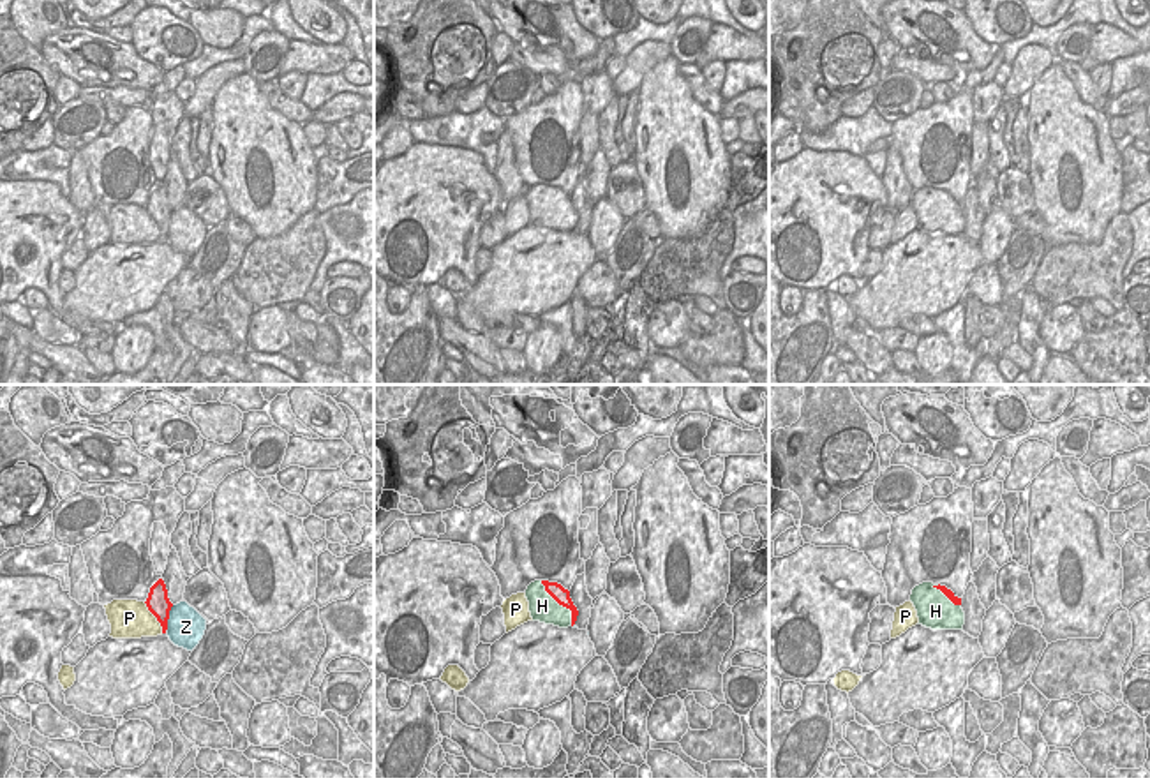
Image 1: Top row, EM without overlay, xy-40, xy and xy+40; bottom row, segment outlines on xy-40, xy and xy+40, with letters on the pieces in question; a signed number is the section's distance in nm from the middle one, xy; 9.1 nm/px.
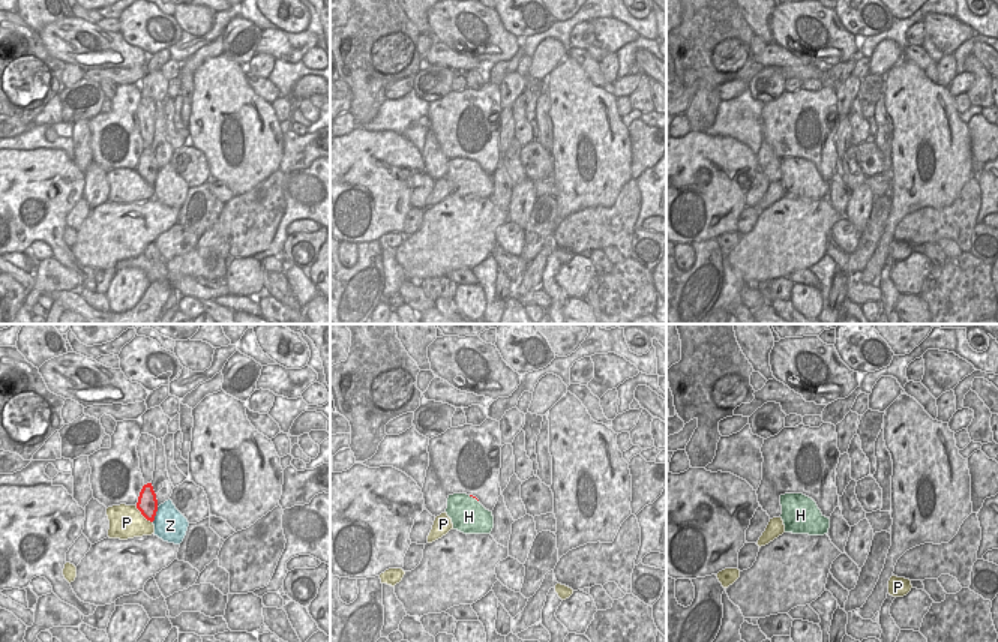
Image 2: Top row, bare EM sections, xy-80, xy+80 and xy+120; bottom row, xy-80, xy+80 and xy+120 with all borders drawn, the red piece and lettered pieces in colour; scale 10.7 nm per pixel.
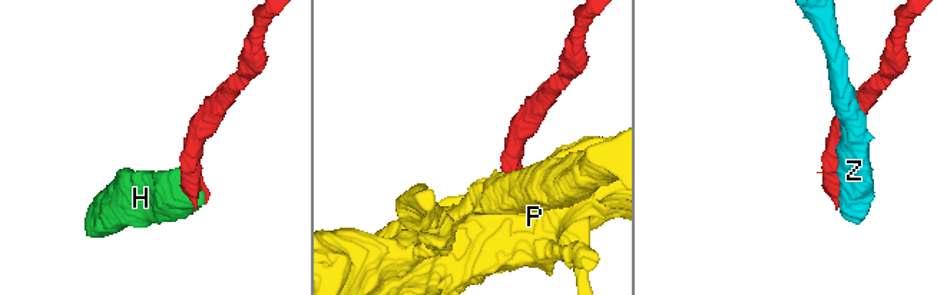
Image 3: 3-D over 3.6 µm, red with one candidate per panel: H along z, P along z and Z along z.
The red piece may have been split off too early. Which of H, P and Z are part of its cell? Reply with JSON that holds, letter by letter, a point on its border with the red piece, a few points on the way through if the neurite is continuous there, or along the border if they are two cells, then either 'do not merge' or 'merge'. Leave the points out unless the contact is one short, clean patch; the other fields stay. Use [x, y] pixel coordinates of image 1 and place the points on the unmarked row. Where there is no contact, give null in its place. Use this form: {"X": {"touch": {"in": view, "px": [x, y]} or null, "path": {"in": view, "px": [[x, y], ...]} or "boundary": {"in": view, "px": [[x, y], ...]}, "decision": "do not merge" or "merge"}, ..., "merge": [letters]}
{"H": {"touch": {"in": "xy", "px": [561, 209]}, "decision": "do not merge"}, "P": {"touch": {"in": "xy-40", "px": [156, 221]}, "decision": "do not merge"}, "Z": {"touch": {"in": "xy-40", "px": [168, 223]}, "decision": "do not merge"}, "merge": []}

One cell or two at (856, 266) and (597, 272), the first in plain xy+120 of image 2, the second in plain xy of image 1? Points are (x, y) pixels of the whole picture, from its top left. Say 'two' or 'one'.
two

